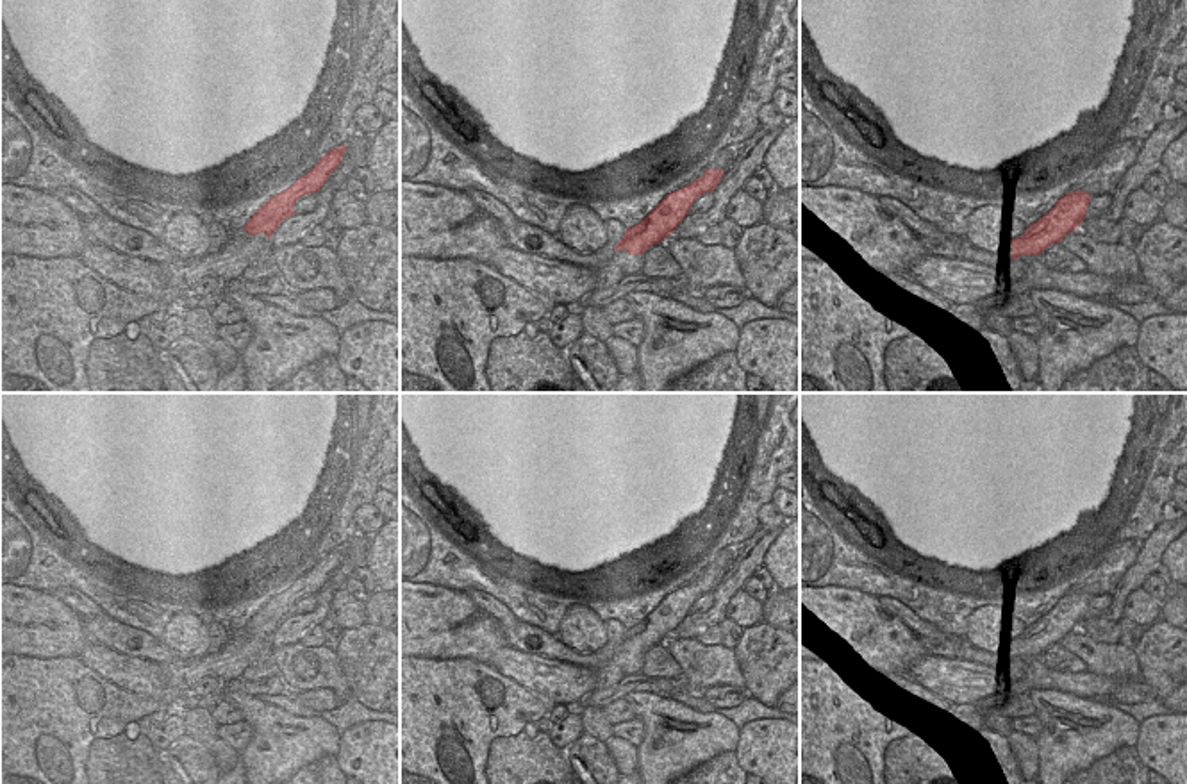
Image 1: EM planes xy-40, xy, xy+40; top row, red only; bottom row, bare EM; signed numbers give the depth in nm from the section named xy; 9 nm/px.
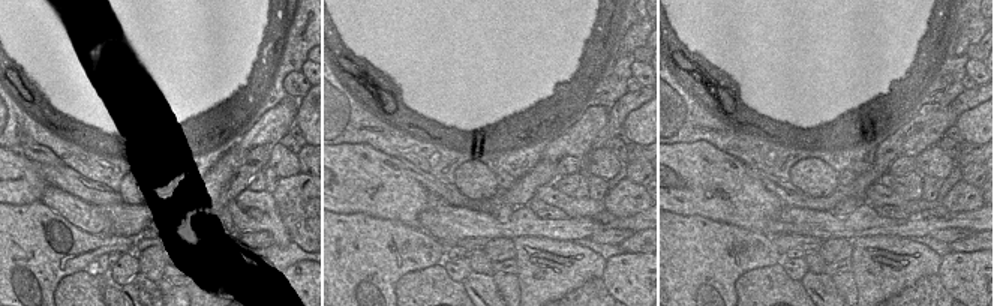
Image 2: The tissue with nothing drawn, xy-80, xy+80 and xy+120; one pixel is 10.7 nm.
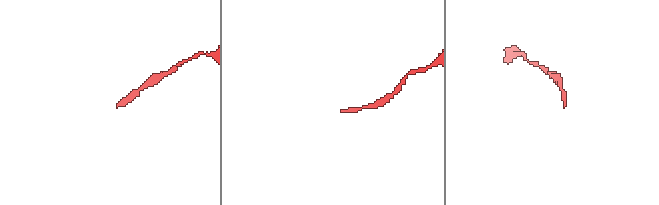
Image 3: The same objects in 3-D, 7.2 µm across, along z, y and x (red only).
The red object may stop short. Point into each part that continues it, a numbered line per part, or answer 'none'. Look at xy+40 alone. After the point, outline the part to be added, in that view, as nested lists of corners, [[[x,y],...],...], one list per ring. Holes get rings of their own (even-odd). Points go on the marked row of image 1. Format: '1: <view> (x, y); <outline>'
1: xy+40 (945, 245); [[[934,229],[932,238],[919,239],[926,254],[941,255],[953,261],[971,261],[987,264],[992,268],[1001,268],[1009,261],[1012,261],[1012,241],[994,252],[985,252],[971,246],[966,238],[957,238],[951,234],[944,234],[939,229]]]

